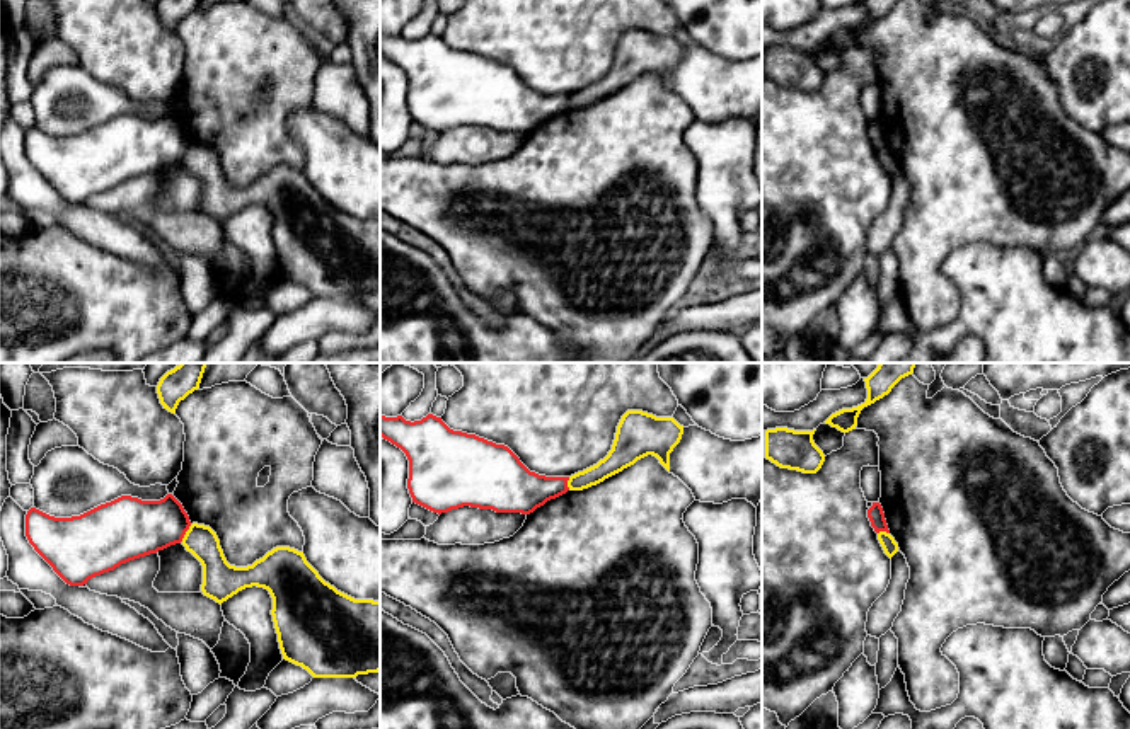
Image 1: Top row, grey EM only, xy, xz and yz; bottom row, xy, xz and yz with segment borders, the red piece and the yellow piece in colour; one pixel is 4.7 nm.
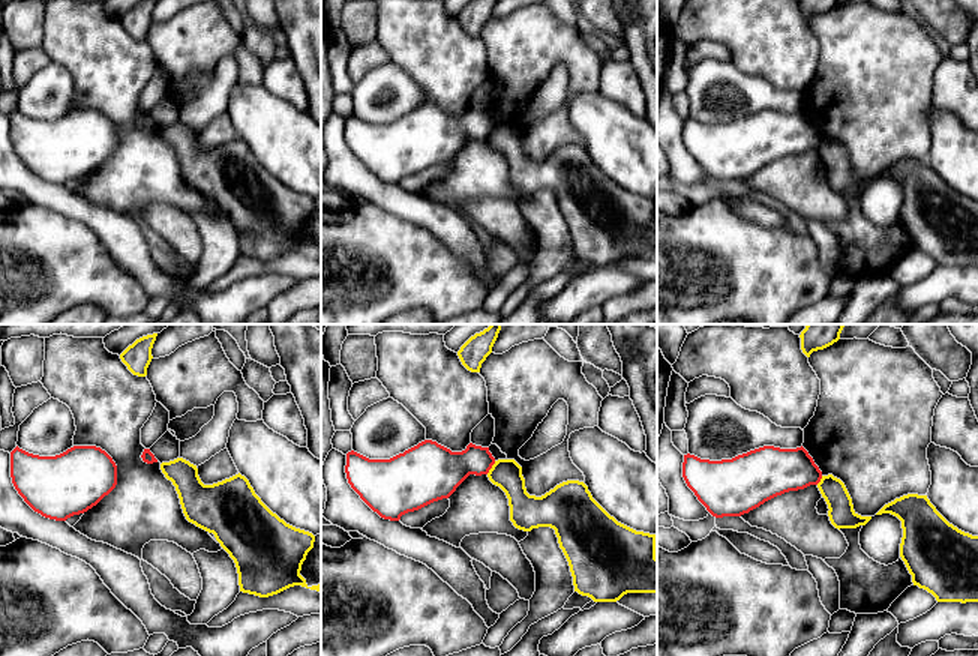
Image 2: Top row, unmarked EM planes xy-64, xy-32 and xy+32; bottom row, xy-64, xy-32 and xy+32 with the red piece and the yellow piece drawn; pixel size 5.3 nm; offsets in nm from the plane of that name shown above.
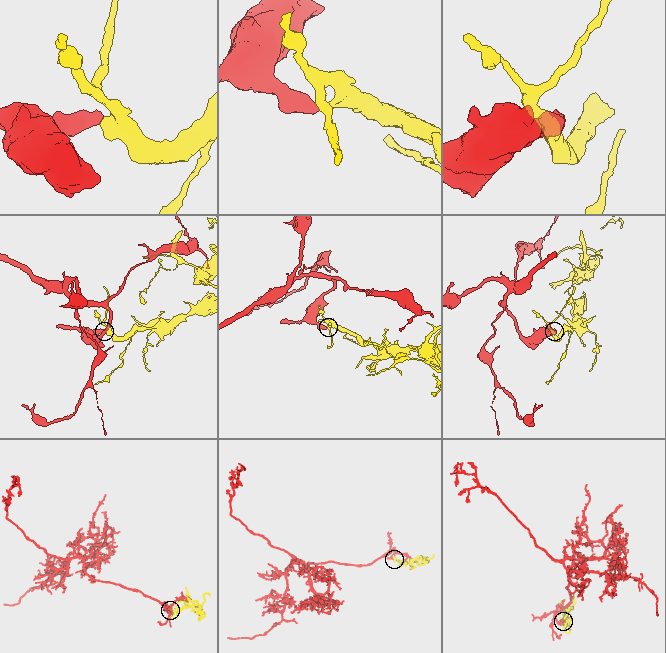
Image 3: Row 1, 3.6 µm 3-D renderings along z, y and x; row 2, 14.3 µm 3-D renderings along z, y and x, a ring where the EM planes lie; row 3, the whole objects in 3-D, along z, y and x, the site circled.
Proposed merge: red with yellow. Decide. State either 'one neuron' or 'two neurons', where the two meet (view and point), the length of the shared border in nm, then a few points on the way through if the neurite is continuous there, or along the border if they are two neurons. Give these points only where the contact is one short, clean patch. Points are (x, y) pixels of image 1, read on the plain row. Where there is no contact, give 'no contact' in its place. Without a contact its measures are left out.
two neurons; contact xy (184, 152); length 90 nm; border xy (191, 143), (181, 159)

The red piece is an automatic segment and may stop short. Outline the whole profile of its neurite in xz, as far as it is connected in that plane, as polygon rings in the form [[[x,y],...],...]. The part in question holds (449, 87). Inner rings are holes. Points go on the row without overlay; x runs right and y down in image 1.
[[[433,32],[414,41],[402,34],[380,34],[380,55],[401,66],[409,78],[407,107],[412,121],[438,133],[464,124],[530,133],[569,109],[569,95],[545,95],[530,90],[508,65],[453,49]]]

